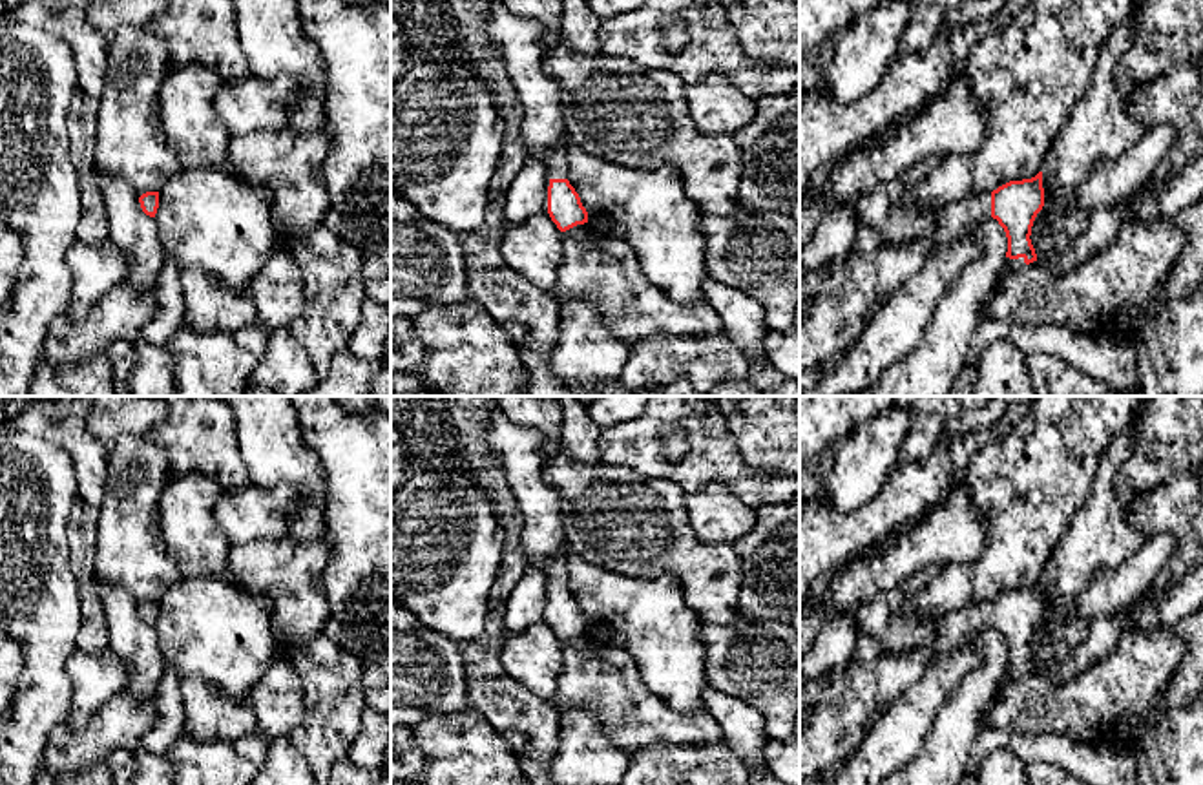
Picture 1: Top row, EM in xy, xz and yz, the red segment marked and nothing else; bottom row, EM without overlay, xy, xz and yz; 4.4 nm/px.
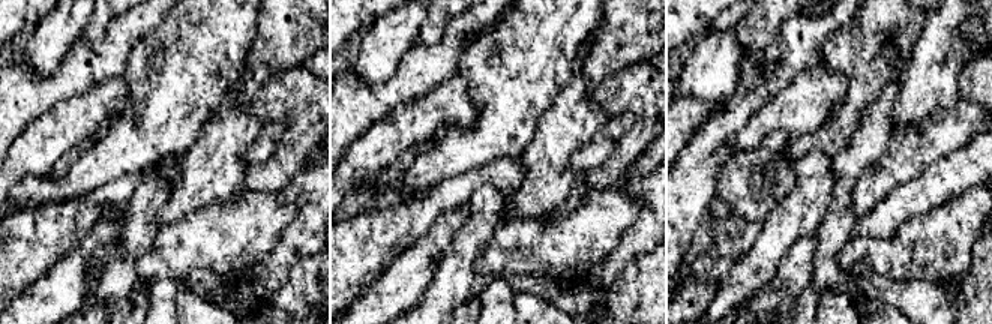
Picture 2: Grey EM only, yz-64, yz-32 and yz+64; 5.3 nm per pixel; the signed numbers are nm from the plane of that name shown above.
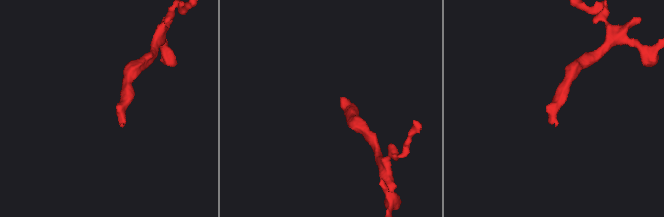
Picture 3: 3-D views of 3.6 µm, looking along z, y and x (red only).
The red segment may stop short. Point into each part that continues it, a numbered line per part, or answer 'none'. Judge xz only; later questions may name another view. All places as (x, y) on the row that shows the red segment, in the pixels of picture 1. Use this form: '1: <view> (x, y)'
1: xz (555, 165)

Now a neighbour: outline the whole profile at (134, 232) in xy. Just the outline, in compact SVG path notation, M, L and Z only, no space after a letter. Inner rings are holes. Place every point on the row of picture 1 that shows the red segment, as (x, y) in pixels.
M99 173L97 181L106 208L110 243L131 257L124 279L135 288L153 294L166 261L155 217L142 212L137 192L126 181Z

